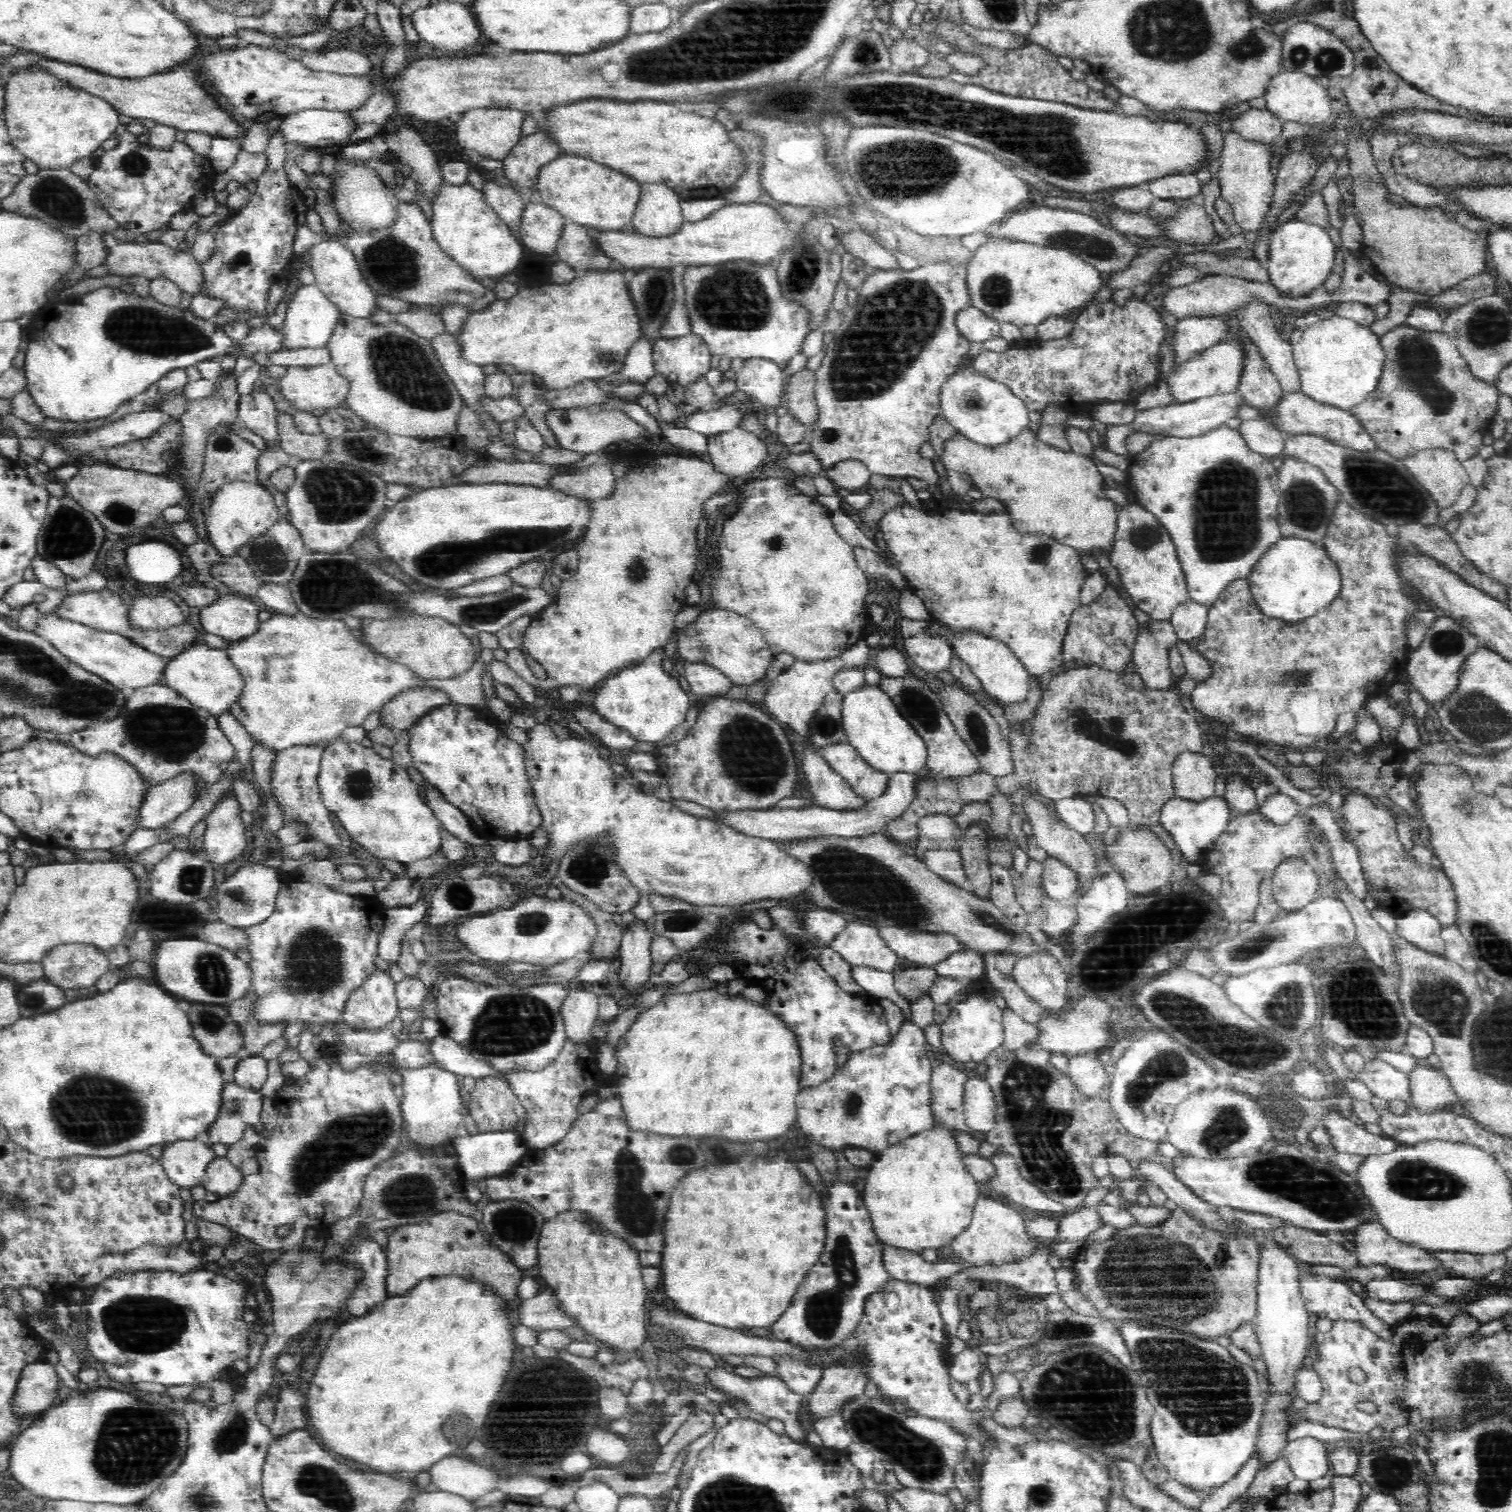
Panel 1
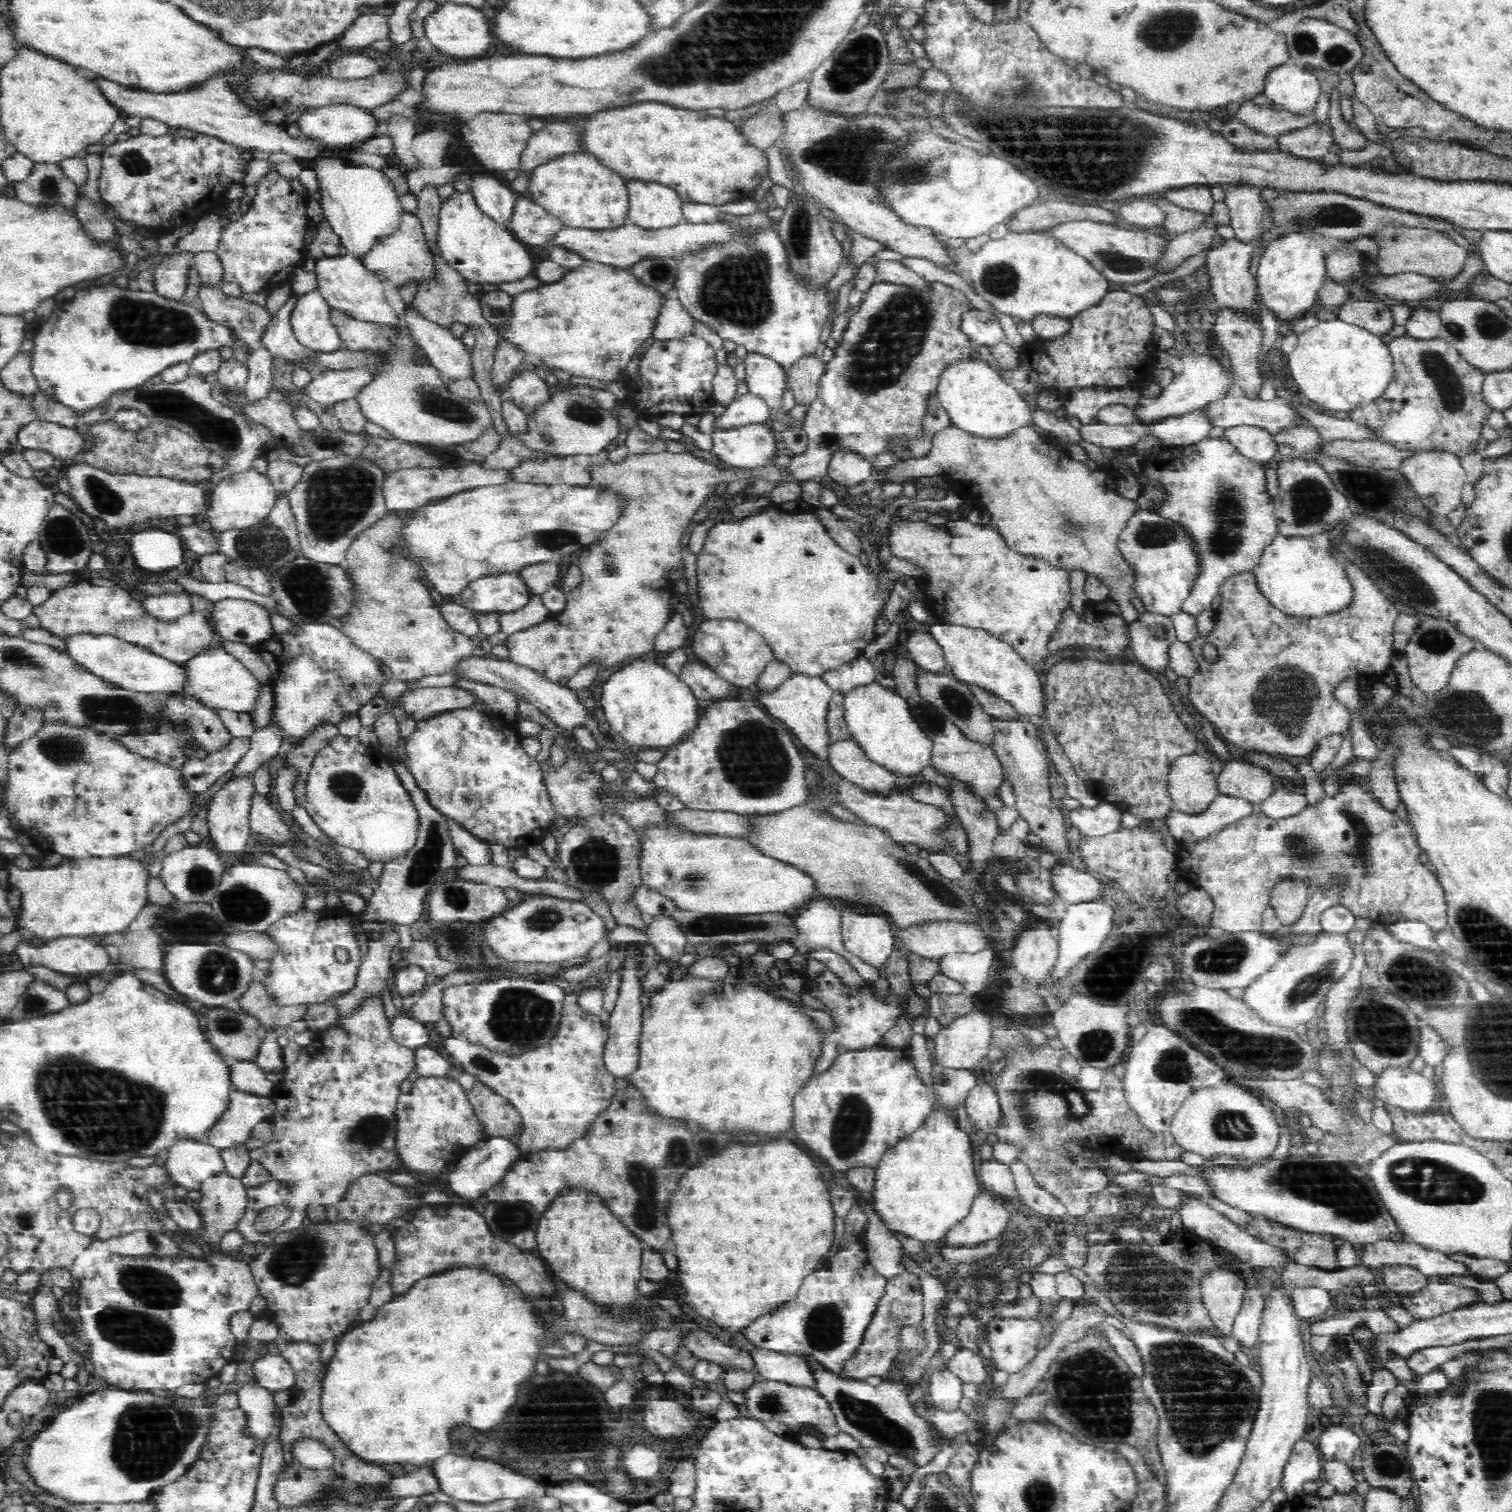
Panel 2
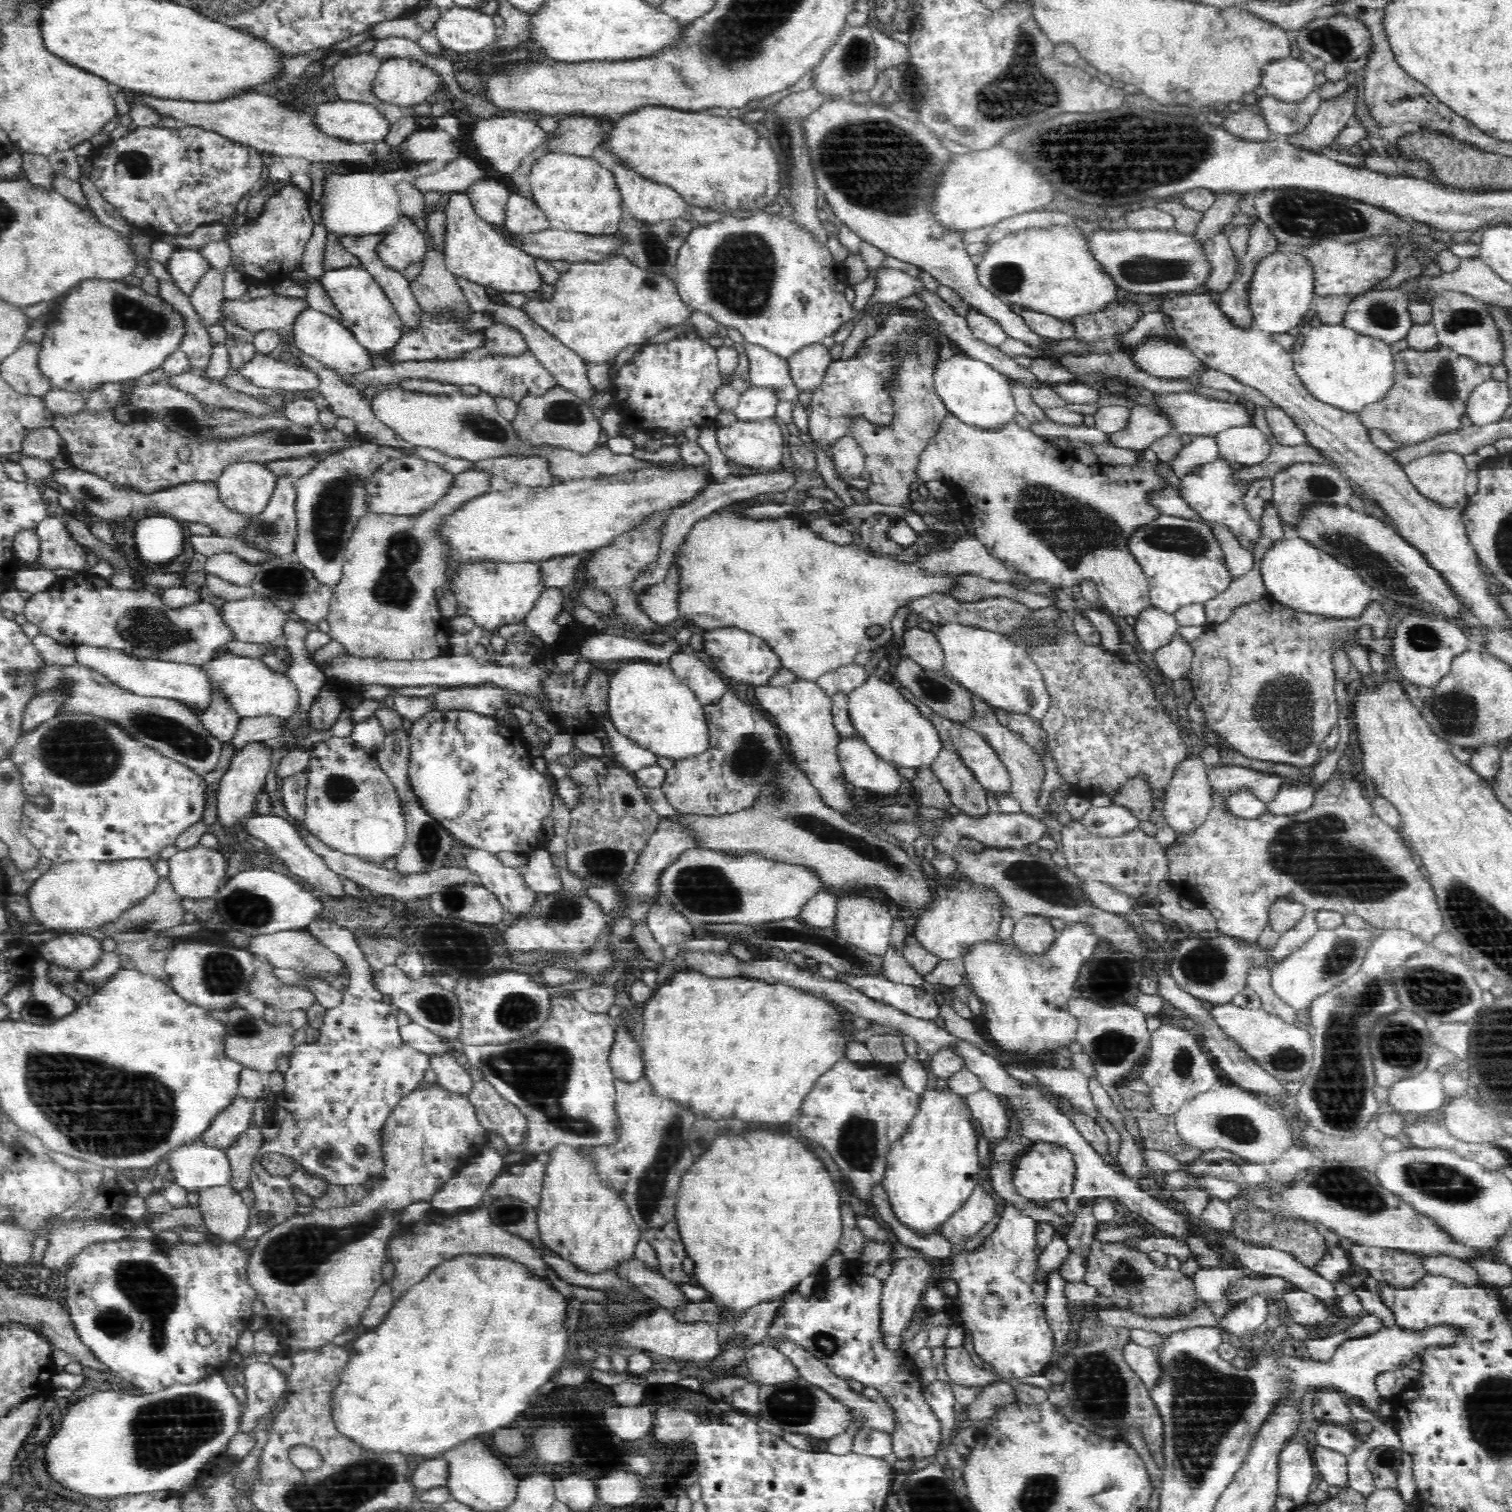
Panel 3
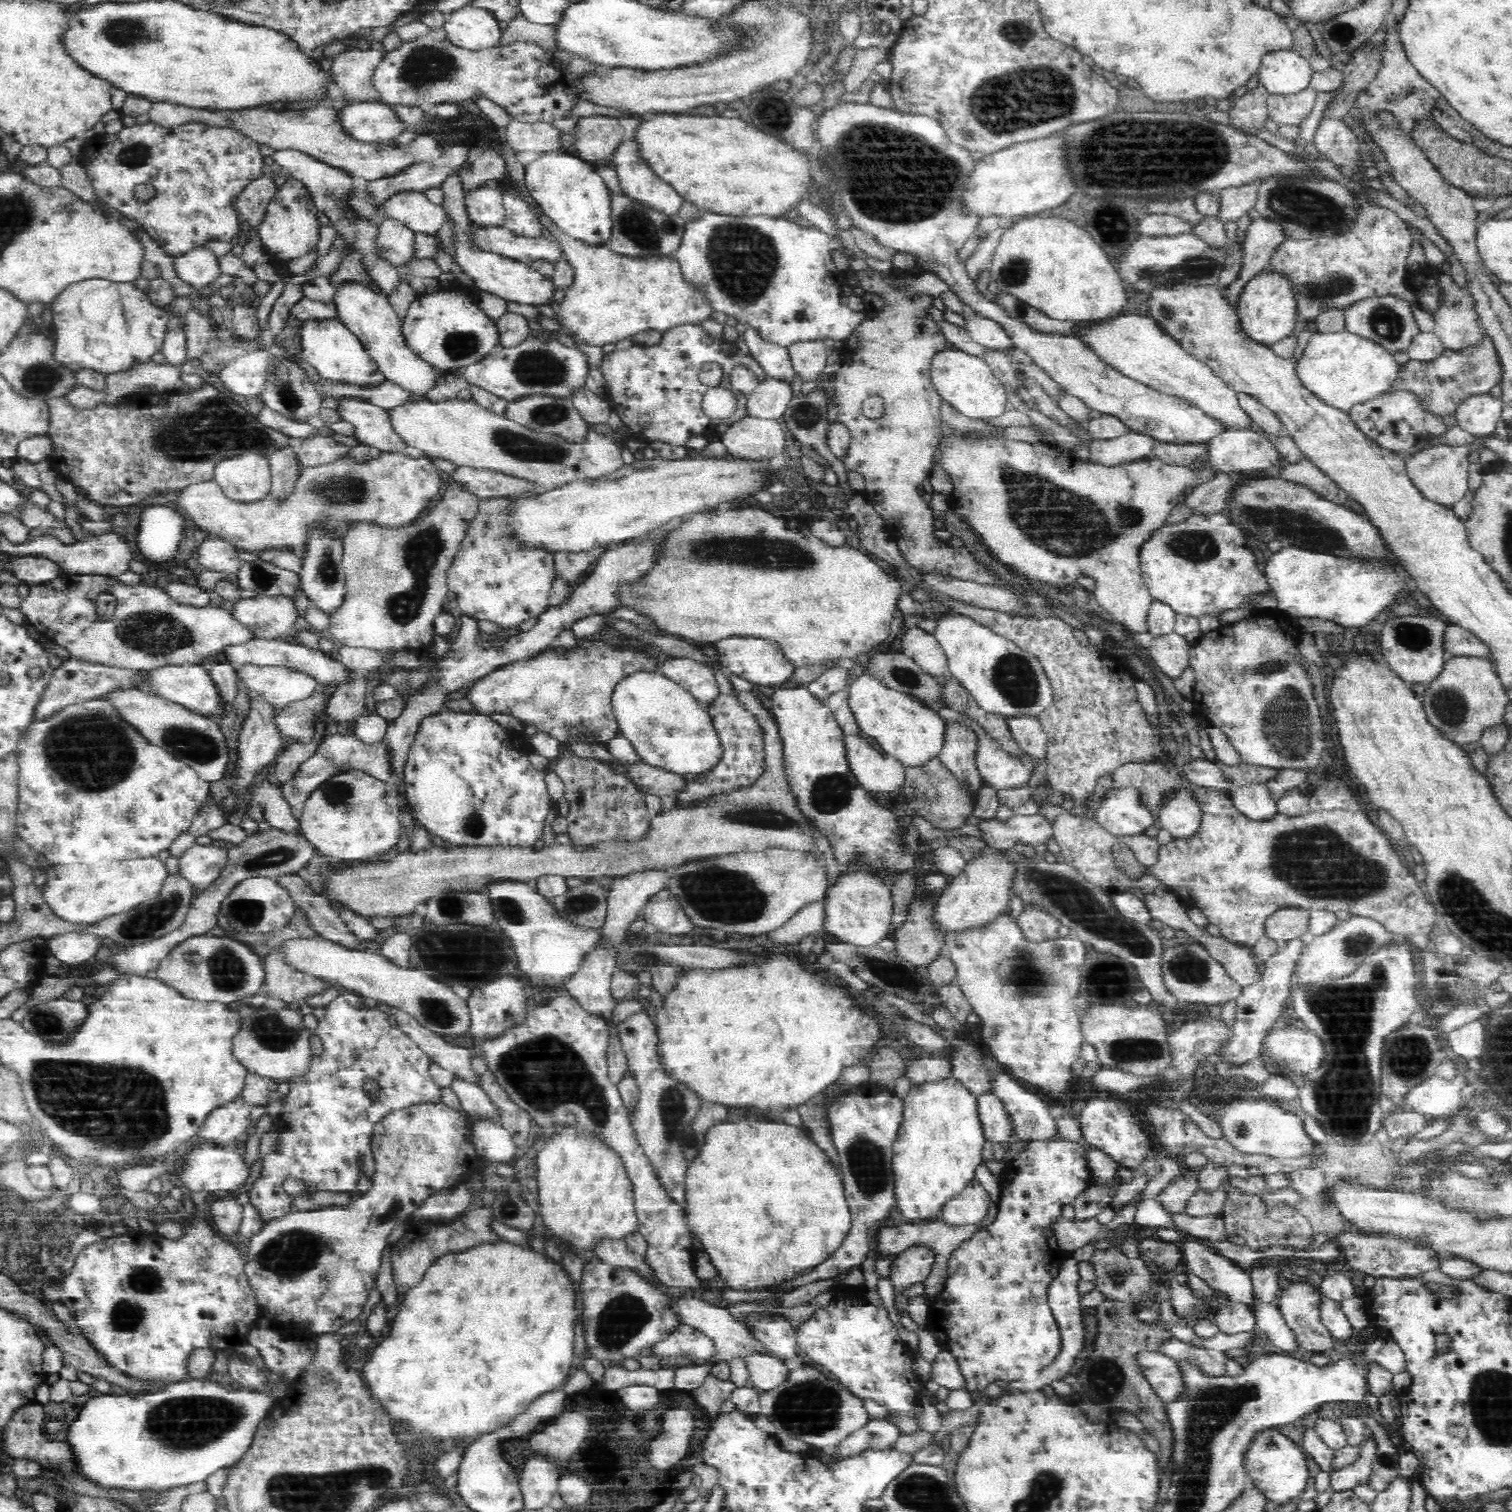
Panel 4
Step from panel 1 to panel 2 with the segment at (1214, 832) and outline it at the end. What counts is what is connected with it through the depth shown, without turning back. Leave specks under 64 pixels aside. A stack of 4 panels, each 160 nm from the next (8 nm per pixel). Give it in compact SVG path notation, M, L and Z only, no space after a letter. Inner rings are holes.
M1218 795L1208 810L1198 816L1171 812L1167 816L1170 834L1178 842L1194 843L1254 814L1254 802L1242 797Z

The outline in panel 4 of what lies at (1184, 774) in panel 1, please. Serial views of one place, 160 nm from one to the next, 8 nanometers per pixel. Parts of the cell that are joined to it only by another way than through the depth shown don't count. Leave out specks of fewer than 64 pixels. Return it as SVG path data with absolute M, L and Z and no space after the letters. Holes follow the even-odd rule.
M1180 791L1157 809L1156 816L1162 829L1168 830L1174 840L1188 840L1200 830L1203 812L1186 791Z

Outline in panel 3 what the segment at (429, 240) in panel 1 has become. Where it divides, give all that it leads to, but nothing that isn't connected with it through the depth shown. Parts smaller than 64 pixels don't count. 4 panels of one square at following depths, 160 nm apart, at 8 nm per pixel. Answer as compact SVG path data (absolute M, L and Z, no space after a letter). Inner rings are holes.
M401 215L385 232L377 251L388 266L404 271L409 264L424 260L427 252L425 235L418 231L412 219Z

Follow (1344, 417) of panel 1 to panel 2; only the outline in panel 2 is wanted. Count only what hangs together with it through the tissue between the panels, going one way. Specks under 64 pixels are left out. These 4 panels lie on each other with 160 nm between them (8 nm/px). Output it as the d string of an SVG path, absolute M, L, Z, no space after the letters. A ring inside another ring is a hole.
M1236 392L1218 398L1218 400L1212 400L1202 407L1196 412L1199 412L1213 428L1222 428L1223 430L1247 425L1262 428L1274 436L1291 423L1303 423L1303 420L1291 409L1289 403L1279 396L1271 401L1262 401L1259 398L1248 398Z

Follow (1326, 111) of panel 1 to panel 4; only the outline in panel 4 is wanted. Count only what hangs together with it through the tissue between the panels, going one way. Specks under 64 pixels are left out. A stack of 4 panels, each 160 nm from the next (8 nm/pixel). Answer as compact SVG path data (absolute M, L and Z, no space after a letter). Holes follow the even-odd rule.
M1292 47L1266 52L1258 70L1259 82L1270 93L1290 94L1309 86L1312 66Z

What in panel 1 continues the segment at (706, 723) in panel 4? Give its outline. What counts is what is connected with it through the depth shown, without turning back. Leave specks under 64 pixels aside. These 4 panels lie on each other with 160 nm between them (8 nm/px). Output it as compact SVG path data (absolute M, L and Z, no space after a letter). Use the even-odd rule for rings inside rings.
M644 662L640 666L628 666L618 671L613 677L606 678L596 688L597 695L590 704L608 722L626 730L634 742L658 742L666 738L676 726L686 722L686 714L690 710L690 692L686 692L673 675L669 675L656 662Z

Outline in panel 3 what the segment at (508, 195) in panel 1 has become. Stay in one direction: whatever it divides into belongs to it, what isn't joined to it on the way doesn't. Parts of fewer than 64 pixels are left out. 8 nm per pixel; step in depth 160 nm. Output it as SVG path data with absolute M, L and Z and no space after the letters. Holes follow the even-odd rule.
M494 179L475 182L466 191L479 219L500 228L505 220L508 188Z

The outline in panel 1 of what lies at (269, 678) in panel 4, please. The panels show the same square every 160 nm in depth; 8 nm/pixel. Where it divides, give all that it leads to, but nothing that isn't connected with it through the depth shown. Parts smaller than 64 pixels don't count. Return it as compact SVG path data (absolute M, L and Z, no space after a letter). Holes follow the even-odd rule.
M204 643L194 645L171 659L162 683L216 716L238 704L245 687L244 675L229 657L228 651L210 648Z

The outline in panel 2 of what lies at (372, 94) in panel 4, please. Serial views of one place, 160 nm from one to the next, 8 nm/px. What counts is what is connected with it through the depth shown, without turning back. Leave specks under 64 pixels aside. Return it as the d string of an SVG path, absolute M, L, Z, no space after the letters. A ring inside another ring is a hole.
M344 51L329 65L330 77L340 81L367 79L381 70L379 61L362 54ZM401 115L389 116L387 122L382 123L383 131L393 138L394 153L400 159L400 167L407 171L416 169L420 163L410 150L410 140L414 136L414 124L407 117Z

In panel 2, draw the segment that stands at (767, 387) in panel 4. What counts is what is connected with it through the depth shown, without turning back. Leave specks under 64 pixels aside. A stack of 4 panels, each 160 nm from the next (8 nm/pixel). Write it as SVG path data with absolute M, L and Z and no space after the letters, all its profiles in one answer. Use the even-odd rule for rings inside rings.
M748 392L738 396L728 410L717 420L717 427L733 428L753 423L766 423L771 406L762 397Z

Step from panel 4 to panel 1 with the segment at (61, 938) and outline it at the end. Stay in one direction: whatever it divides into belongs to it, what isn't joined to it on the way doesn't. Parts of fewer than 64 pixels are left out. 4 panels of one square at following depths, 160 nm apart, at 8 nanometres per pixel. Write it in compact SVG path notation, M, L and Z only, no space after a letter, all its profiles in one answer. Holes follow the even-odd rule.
M84 942L62 943L46 952L41 961L45 980L62 988L84 988L92 986L106 972L110 971L111 962L103 949Z

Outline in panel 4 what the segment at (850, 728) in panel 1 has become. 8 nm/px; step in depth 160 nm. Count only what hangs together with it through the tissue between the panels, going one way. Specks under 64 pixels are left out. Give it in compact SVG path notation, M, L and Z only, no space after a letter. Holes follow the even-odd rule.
M865 673L856 678L856 680L850 681L848 689L849 705L856 717L860 730L864 732L864 734L868 734L870 738L874 738L876 744L878 744L886 754L894 756L894 758L897 758L906 767L918 766L940 754L945 741L947 723L946 720L938 714L938 704L927 704L925 701L921 701L908 694L886 688L886 686L874 680L874 678L868 678Z

